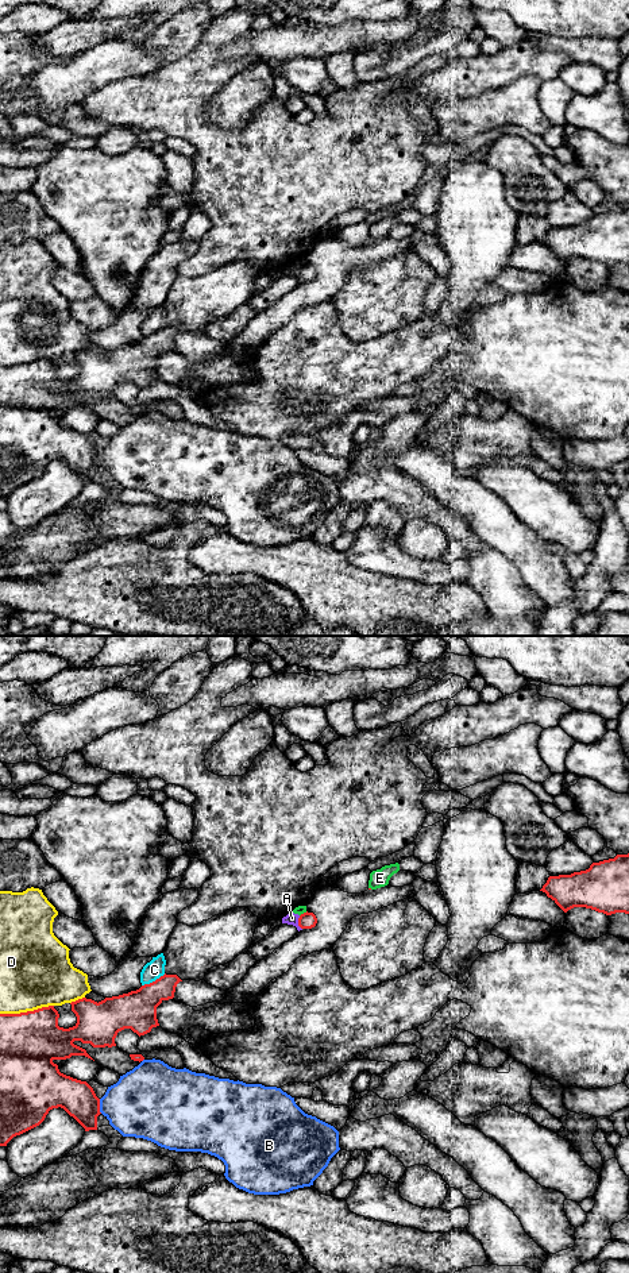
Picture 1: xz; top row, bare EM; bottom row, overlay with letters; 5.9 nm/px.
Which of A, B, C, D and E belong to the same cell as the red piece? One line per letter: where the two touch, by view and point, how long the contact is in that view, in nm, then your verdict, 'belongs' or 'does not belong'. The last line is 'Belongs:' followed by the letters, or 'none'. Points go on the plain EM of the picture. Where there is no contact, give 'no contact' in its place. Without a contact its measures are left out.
A: contact xz (298, 274); length 90 nm; does not belong
B: contact xz (99, 458); length 90 nm; does not belong
C: contact xz (153, 334); length 160 nm; does not belong
D: contact xz (27, 363); length 320 nm; does not belong
E: contact xz (304, 265); length 50 nm; does not belong
Belongs: none

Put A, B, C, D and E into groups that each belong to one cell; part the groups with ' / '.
A / B / C / D / E

